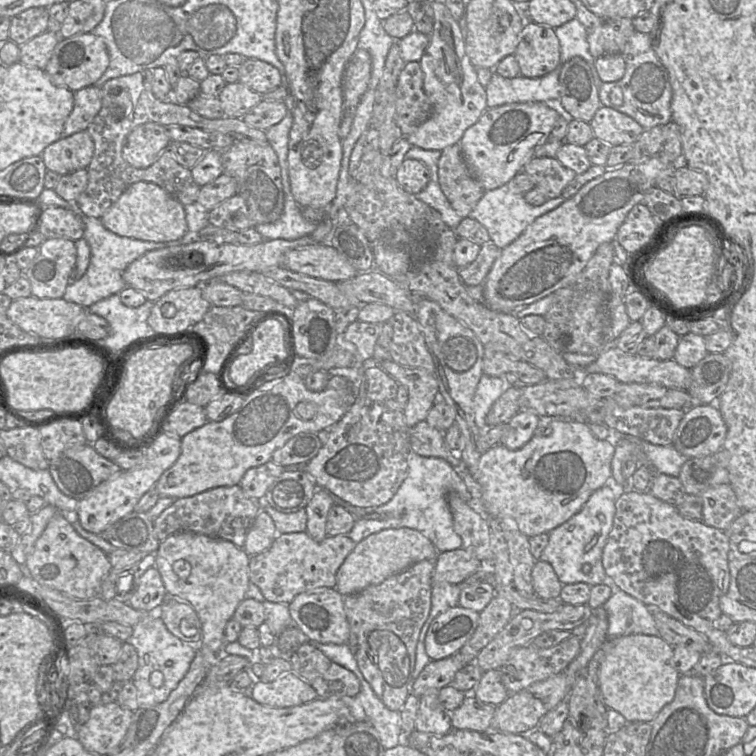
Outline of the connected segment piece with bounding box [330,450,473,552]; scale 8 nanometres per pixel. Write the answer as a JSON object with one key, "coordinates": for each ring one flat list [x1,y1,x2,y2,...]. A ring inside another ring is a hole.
{"coordinates":[[412,450,408,456,408,474,393,498,378,507,357,507,331,494,334,504,343,507,355,518,355,524,348,534,351,540,359,543,368,536,386,529,410,528,427,537,438,552,456,550,462,547,462,539,454,530,454,520,447,495,450,491,457,492,462,499,473,505,473,497,464,480,455,468,446,460,437,457,424,457],[378,513,385,516,382,520,363,519,364,516]]}

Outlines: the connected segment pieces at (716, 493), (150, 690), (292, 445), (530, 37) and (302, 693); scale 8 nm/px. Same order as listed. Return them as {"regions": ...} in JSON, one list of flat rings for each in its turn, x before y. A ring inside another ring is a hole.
{"regions":[[[730,484,710,487,700,494,703,501,702,521,726,531,743,512]],[[158,610,148,613,146,618,133,626,133,633,127,640,135,647,138,654,138,668,132,681,137,689,139,707,149,707,164,702,188,672,197,652,195,649,197,644,182,641,167,629,158,615],[154,671,160,671,164,675,164,683,159,688,151,686,149,681]],[[303,432,275,450,271,461,283,467,306,464,318,454,322,446,323,444,316,433]],[[527,20,514,55,520,75,536,78,550,73,560,64,560,43,555,29]],[[288,672,272,682,256,680,252,684,251,698,268,707,286,708,311,702,318,695,310,684]]]}

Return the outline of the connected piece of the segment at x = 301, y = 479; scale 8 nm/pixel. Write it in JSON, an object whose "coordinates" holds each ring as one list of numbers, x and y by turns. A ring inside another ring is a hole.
{"coordinates":[[285,471,270,485,263,500,279,512,297,512,306,508,317,488,305,471]]}

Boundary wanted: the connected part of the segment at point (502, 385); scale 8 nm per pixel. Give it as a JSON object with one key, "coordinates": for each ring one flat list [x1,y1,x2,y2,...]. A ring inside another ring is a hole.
{"coordinates":[[482,374,473,398,475,422,479,429,489,427,486,424,486,416,490,408,510,387,511,385,505,379,505,375,491,377]]}

